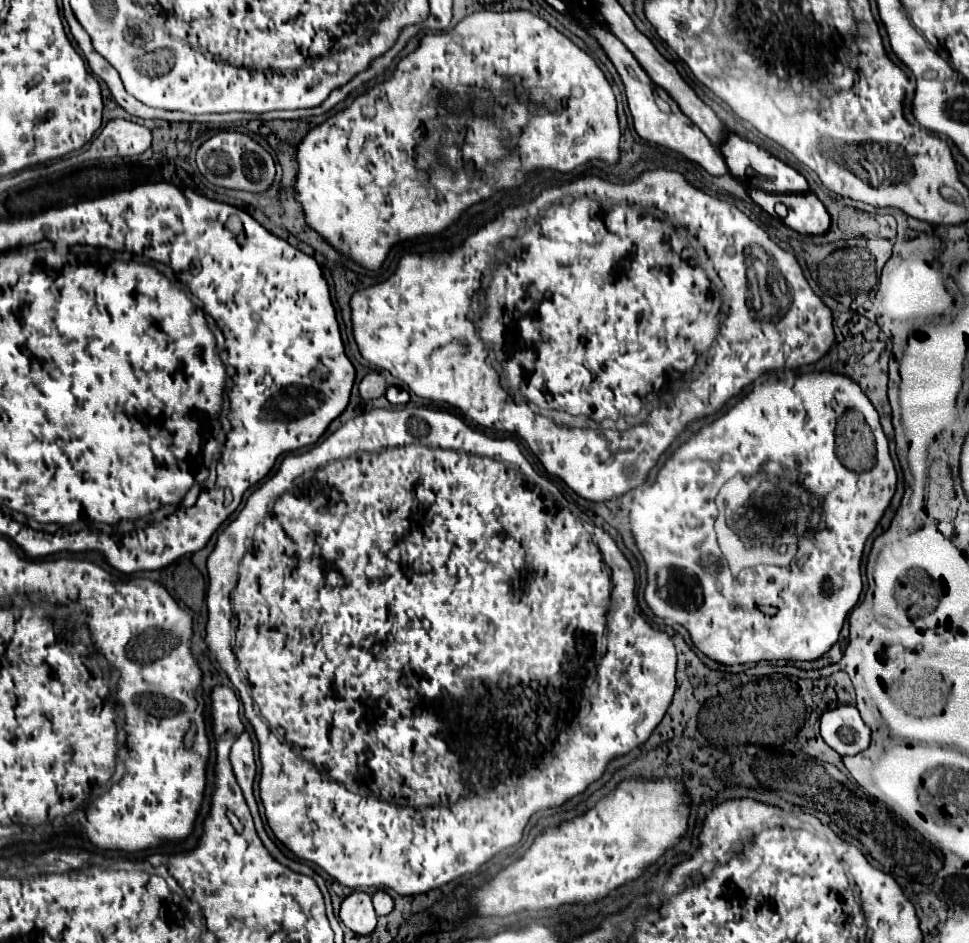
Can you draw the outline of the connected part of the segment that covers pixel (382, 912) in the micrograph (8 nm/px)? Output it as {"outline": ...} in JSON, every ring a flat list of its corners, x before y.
{"outline":[[378,890,374,896,372,896,372,902,374,902,374,910,378,916,386,916,392,912,394,908,394,900,384,892,384,890]]}

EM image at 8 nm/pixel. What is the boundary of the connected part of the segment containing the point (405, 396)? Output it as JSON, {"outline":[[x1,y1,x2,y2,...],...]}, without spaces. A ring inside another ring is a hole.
{"outline":[[396,386,387,387,385,397,393,405,405,405,410,400,409,393]]}

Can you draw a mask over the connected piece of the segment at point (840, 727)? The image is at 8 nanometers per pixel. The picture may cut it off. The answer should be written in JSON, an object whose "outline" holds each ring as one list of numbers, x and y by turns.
{"outline":[[856,706,826,710,820,718,820,734,840,756,854,756,870,744,870,728,862,722]]}

